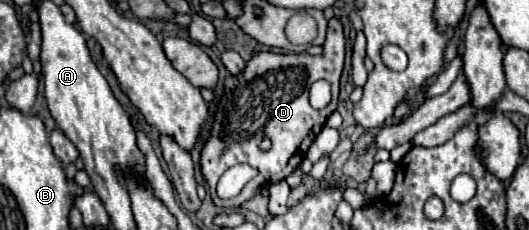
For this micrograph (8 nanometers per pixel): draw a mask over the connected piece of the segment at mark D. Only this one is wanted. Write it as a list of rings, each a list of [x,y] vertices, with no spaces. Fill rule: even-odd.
[[[332,17],[328,21],[322,55],[312,57],[308,53],[262,51],[246,63],[246,69],[238,77],[228,77],[224,81],[224,97],[216,107],[212,137],[206,141],[200,155],[202,173],[210,185],[212,201],[218,207],[240,207],[244,201],[252,199],[262,185],[286,179],[302,163],[308,147],[326,125],[328,115],[336,109],[338,83],[344,67],[344,49],[346,41],[342,23],[338,17]],[[320,79],[326,79],[332,85],[332,101],[324,109],[314,109],[308,101],[308,89]],[[264,135],[272,139],[272,149],[266,153],[258,149]],[[236,163],[248,163],[250,167],[260,169],[260,173],[246,183],[238,197],[222,201],[216,195],[216,183],[220,175]]]

